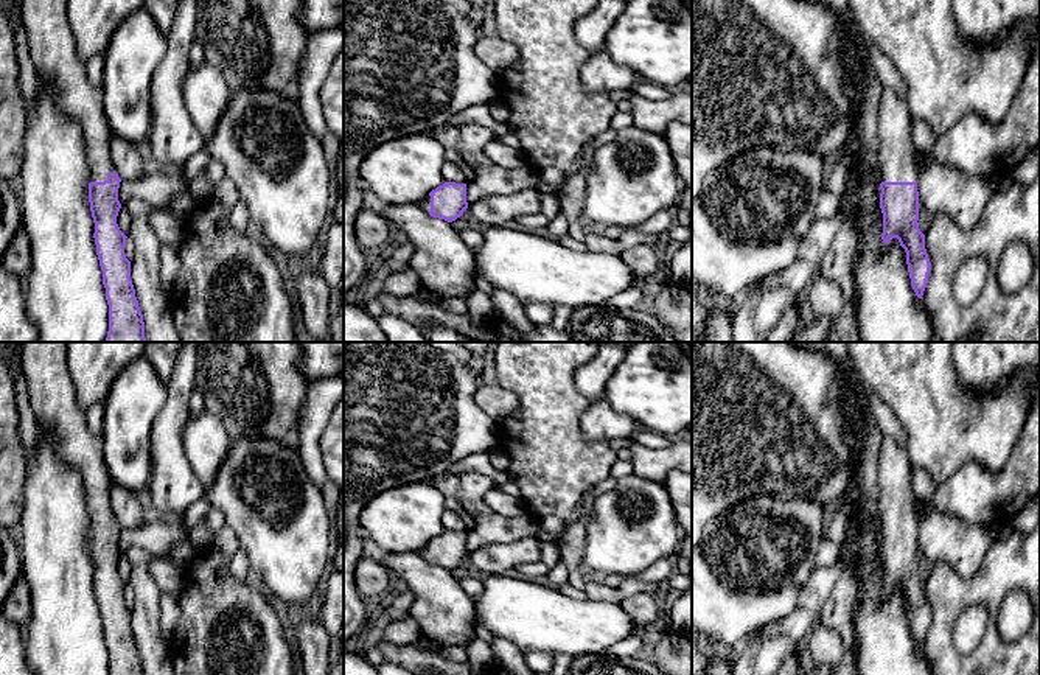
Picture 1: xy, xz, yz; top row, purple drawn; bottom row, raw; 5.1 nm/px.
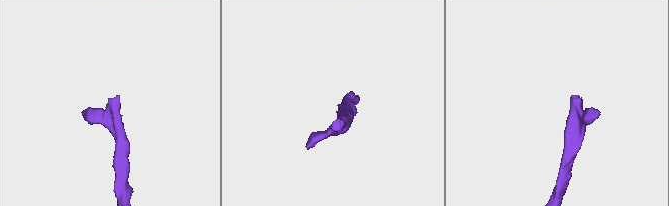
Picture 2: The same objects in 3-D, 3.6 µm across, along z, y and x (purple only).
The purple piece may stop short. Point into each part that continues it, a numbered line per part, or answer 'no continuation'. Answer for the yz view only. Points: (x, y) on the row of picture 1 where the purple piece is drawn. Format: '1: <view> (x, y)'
1: yz (897, 153)

